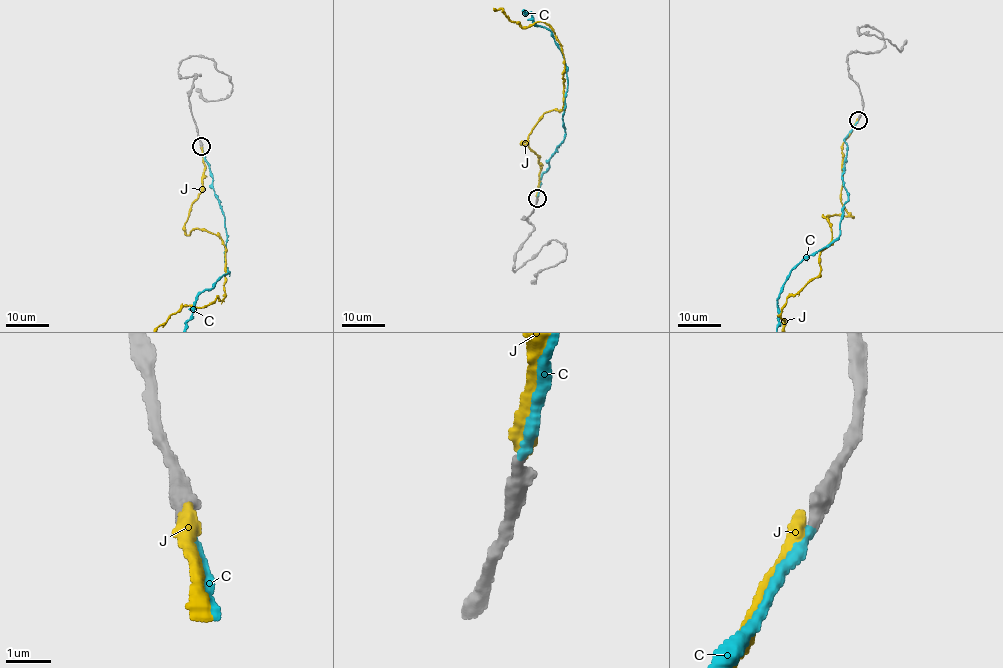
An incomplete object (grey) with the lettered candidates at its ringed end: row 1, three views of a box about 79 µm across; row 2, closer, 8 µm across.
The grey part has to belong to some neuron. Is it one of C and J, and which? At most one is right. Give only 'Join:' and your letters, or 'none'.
Join: C

